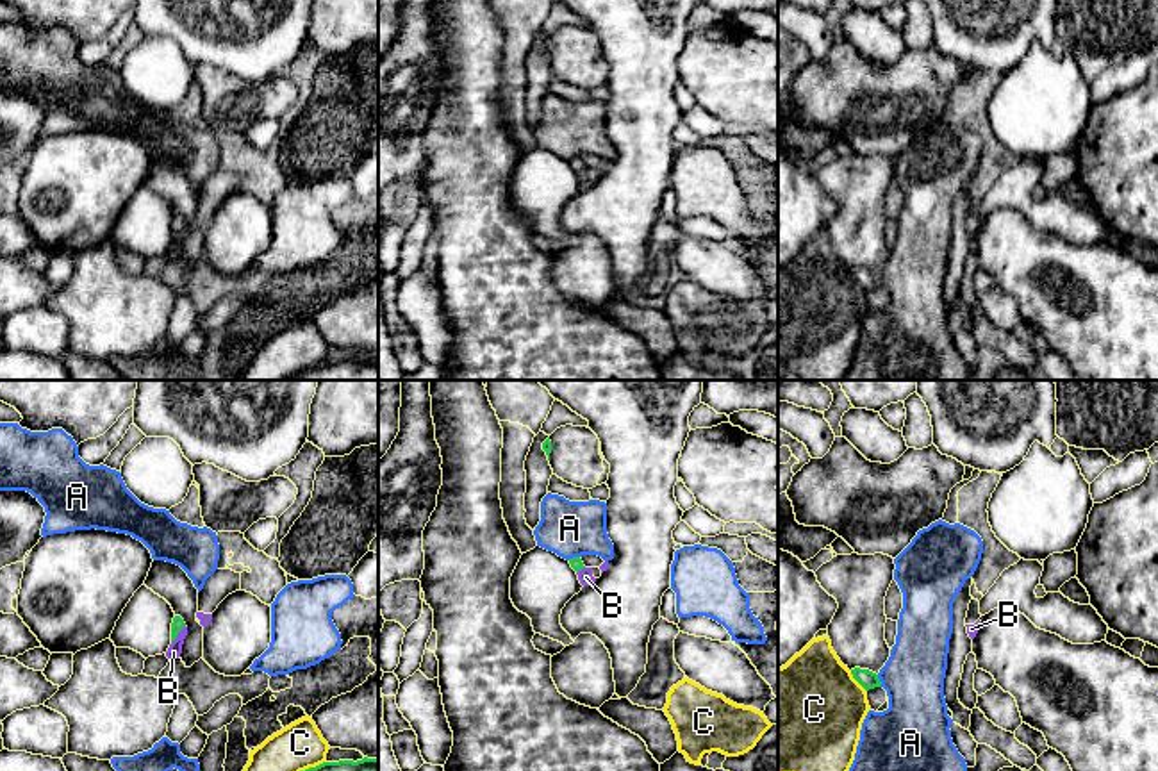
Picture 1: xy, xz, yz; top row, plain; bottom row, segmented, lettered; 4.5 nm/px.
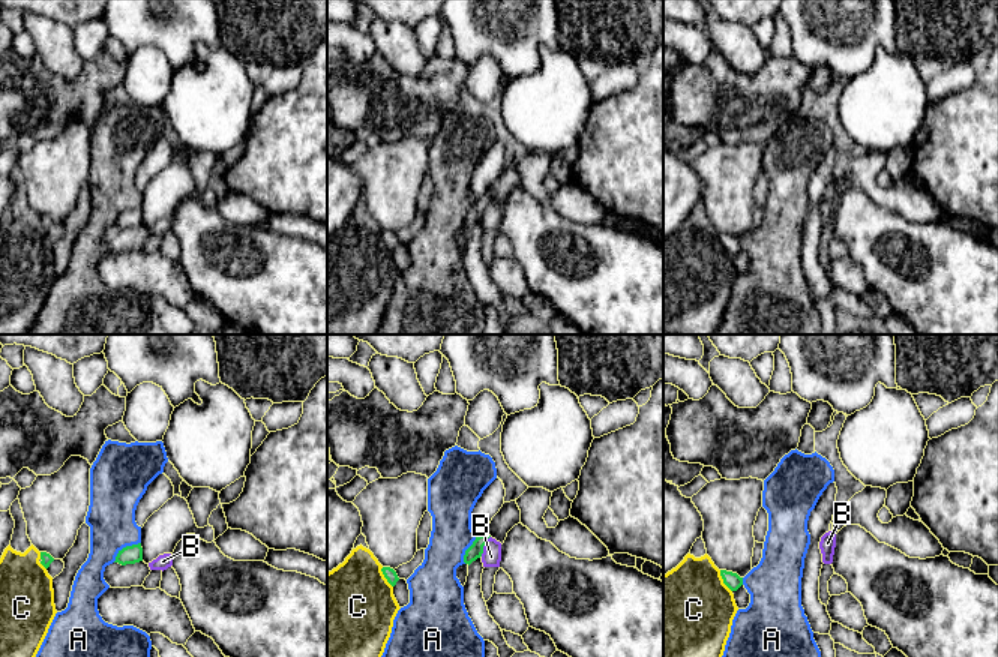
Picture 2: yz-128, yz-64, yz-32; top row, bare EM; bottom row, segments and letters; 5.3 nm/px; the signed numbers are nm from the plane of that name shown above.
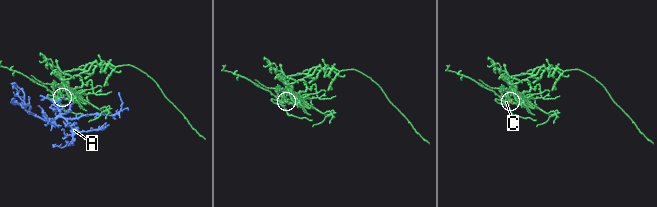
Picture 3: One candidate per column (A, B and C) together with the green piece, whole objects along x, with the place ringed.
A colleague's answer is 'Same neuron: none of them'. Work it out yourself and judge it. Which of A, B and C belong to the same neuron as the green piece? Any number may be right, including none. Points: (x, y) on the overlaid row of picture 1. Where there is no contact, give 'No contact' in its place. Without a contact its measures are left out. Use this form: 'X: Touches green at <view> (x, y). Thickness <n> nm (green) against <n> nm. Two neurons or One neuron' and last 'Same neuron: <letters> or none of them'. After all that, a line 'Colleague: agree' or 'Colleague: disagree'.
A: Touches green at yz (878, 680). Thickness 80 nm (green) against 280 nm. Two neurons
B: Touches green at xy (177, 634). Thickness 60 nm (green) against 70 nm. Two neurons
C: Touches green at yz (857, 680). Thickness 80 nm (green) against 480 nm. Two neurons
Same neuron: none of them
Colleague: agree

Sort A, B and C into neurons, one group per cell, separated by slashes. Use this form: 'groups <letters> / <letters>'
groups A / B / C

